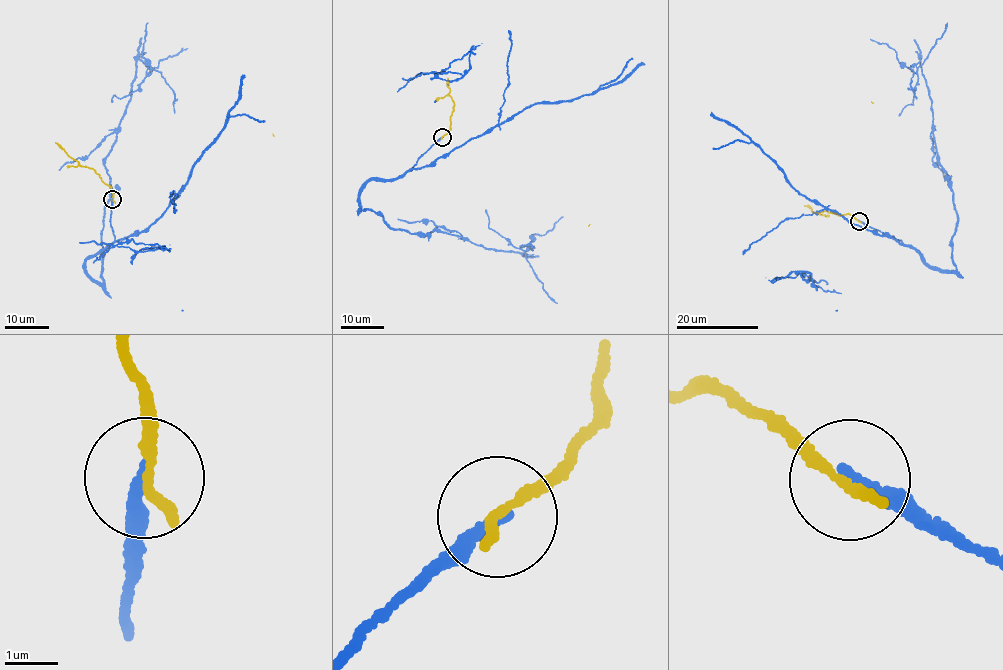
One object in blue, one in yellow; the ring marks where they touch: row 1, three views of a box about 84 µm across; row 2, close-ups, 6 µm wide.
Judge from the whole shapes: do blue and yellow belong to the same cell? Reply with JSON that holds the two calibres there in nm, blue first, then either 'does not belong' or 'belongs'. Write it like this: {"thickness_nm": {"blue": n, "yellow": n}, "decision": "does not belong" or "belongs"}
{"thickness_nm": {"blue": 260, "yellow": 260}, "decision": "does not belong"}

